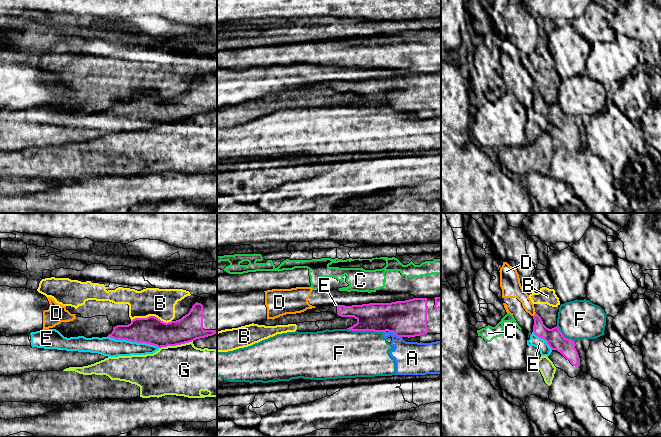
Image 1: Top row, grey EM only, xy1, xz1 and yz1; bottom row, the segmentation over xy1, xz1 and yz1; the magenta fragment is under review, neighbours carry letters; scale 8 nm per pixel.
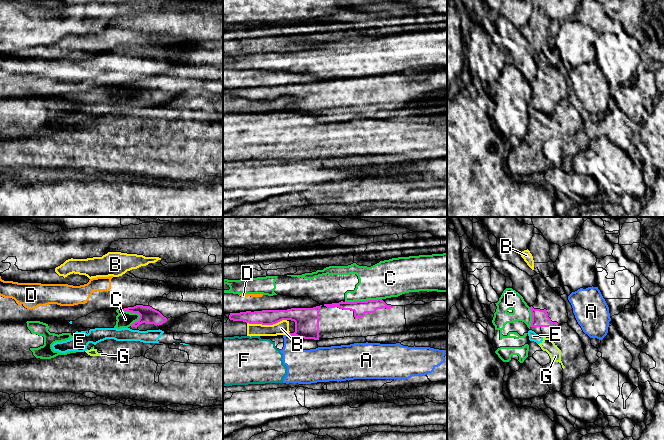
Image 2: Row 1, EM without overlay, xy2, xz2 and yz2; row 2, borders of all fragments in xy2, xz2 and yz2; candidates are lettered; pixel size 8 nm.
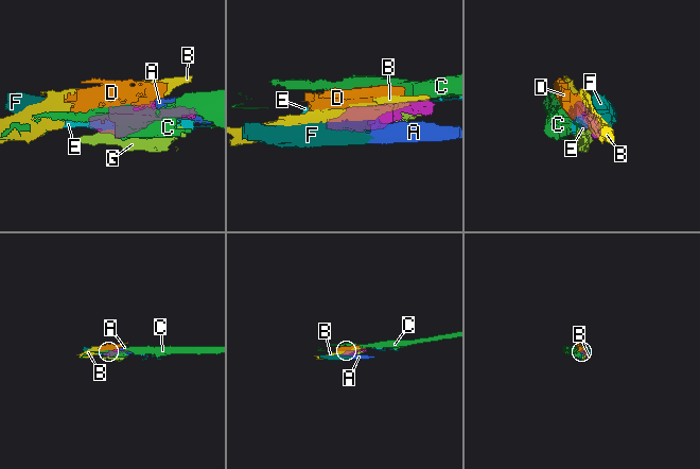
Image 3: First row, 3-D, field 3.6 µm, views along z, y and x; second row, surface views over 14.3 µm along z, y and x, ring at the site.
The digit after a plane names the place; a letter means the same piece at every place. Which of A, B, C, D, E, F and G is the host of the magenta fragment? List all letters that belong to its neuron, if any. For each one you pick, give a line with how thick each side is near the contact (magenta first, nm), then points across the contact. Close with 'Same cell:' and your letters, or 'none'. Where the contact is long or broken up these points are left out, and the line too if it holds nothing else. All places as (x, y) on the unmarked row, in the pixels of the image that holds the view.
Same cell: none

